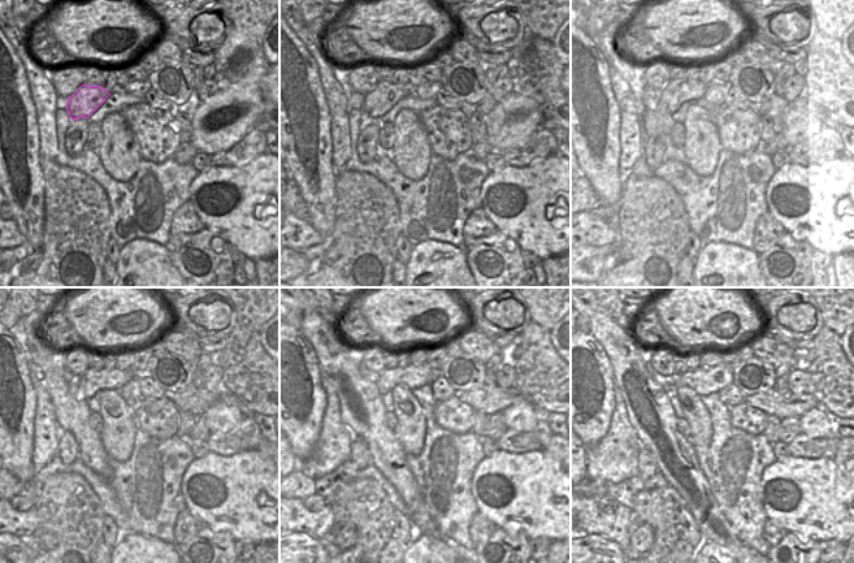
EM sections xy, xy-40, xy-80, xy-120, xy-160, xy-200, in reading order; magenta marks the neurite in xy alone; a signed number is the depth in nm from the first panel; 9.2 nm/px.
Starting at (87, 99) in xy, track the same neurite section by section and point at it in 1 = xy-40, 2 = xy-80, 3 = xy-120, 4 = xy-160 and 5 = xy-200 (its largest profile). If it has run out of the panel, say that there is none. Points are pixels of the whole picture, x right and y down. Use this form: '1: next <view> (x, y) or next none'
1: next xy-40 (380, 96)
2: next xy-80 (672, 94)
3: next xy-120 (91, 382)
4: next xy-160 (412, 377)
5: next xy-200 (705, 380)

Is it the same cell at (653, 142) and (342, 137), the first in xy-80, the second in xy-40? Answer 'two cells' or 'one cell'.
two cells

